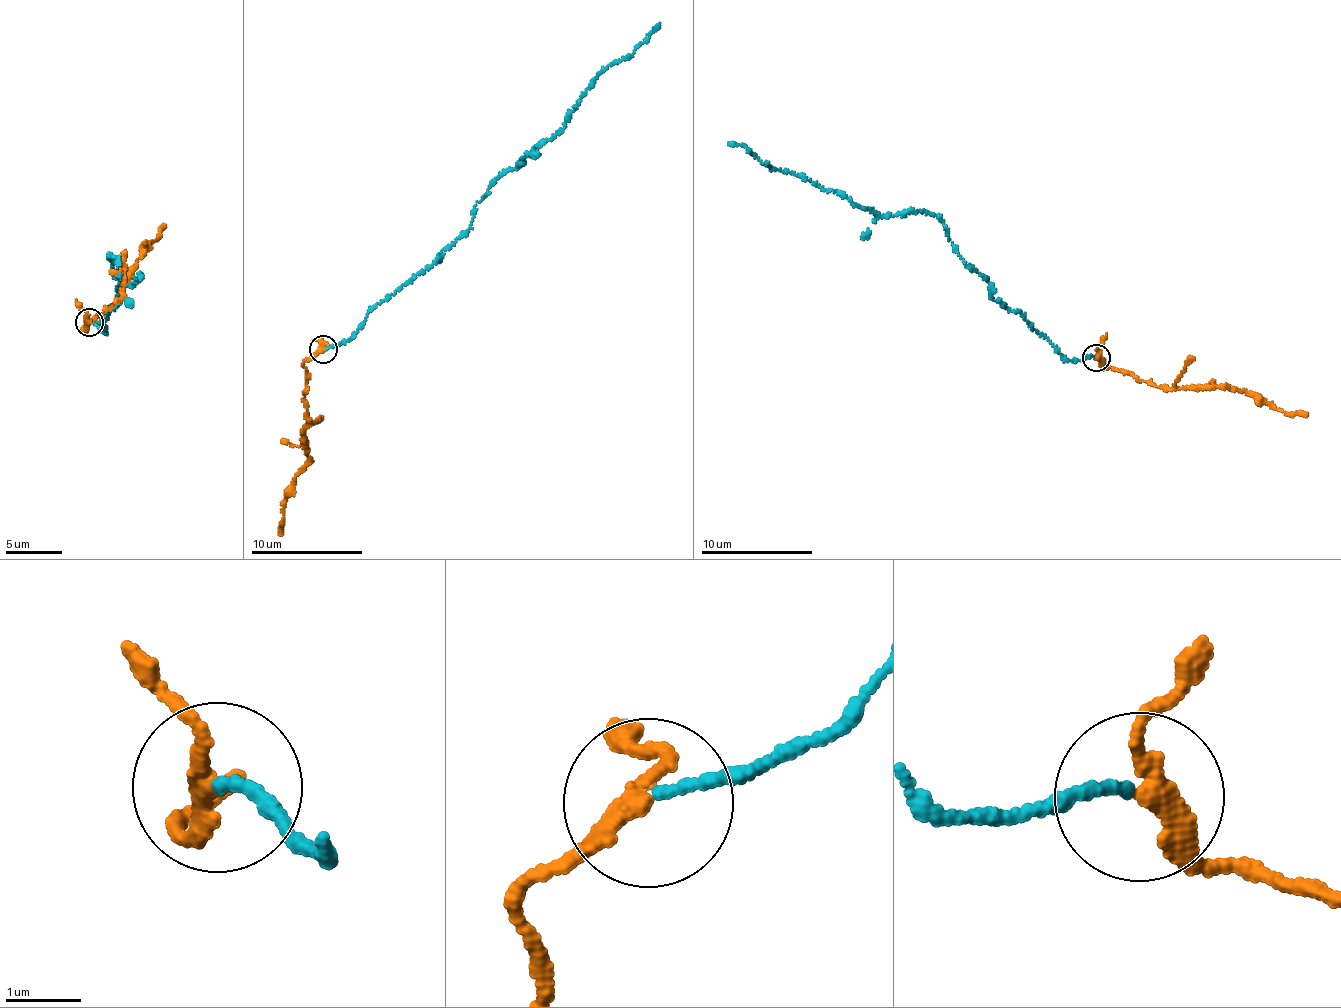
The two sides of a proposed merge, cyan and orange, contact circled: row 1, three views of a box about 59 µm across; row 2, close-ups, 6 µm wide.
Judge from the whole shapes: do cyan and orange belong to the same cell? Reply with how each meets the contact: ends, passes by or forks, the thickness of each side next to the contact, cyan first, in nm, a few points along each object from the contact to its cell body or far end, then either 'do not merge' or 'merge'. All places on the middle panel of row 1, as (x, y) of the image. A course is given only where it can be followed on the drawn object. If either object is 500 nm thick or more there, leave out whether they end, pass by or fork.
cyan ends | orange passes by | 140/220 nm | cyan via (324, 349), (352, 338), (368, 312), (437, 260), (470, 228), (490, 184), (564, 125), (593, 79), (659, 23) | orange via (324, 349), (303, 362), (308, 466), (294, 478), (294, 490), (283, 510), (280, 533) | do not merge

